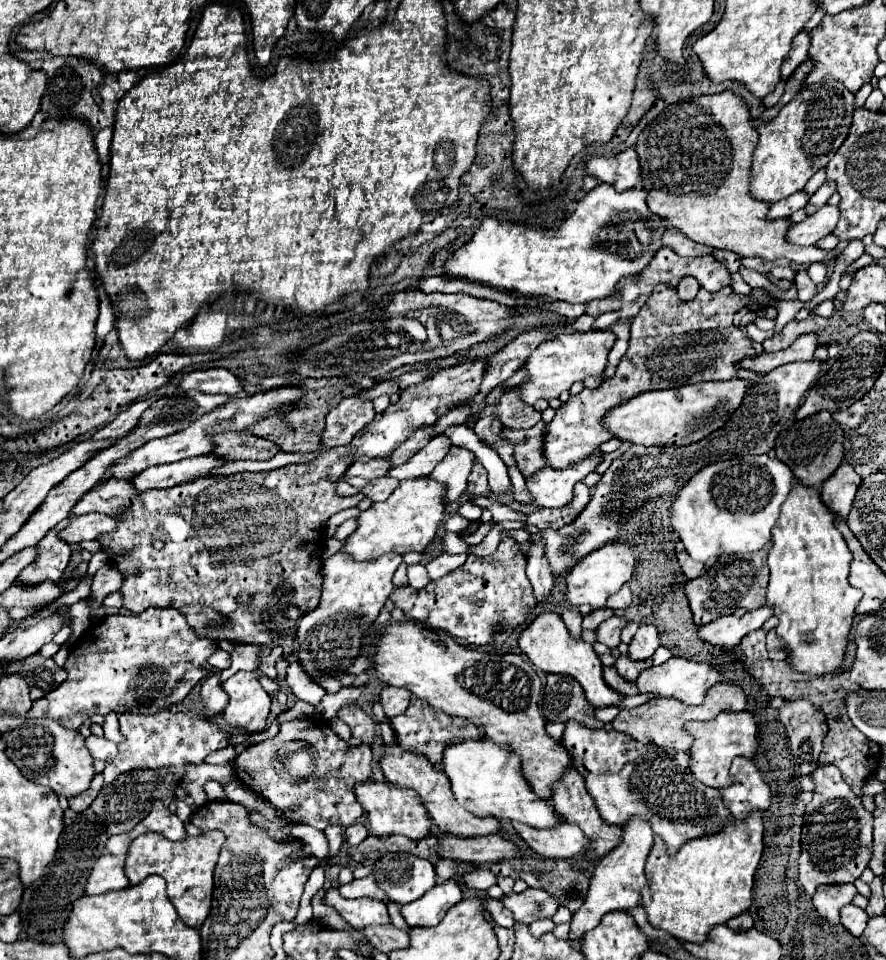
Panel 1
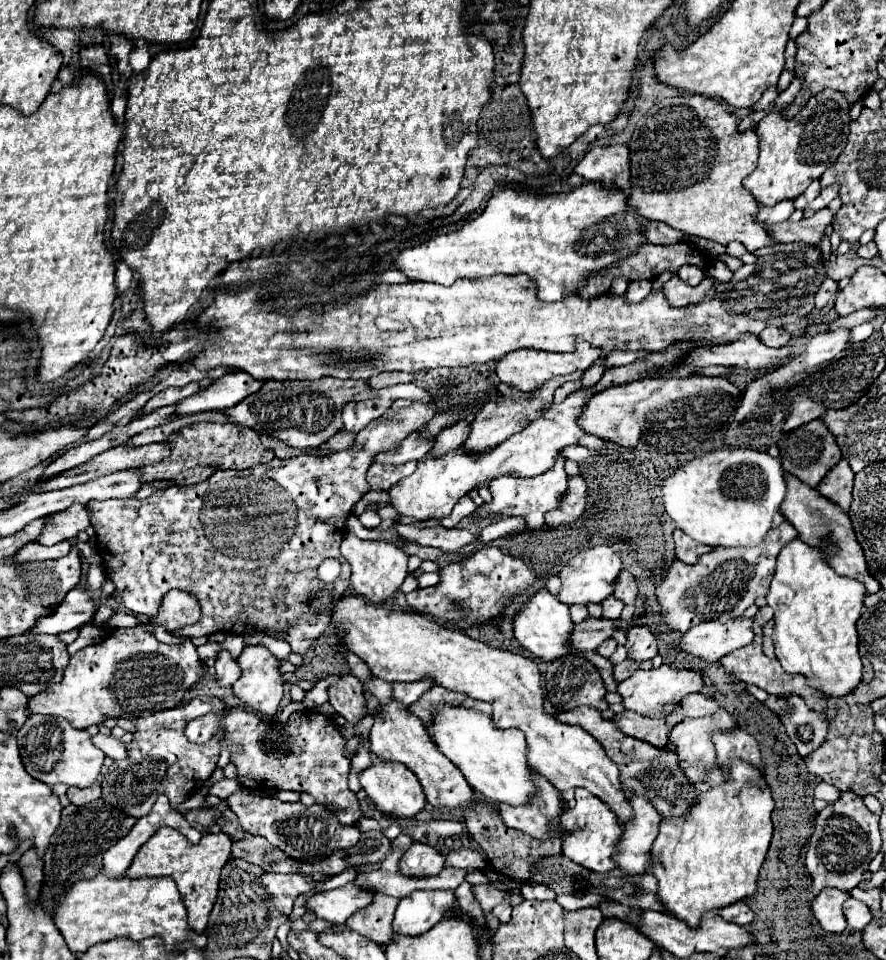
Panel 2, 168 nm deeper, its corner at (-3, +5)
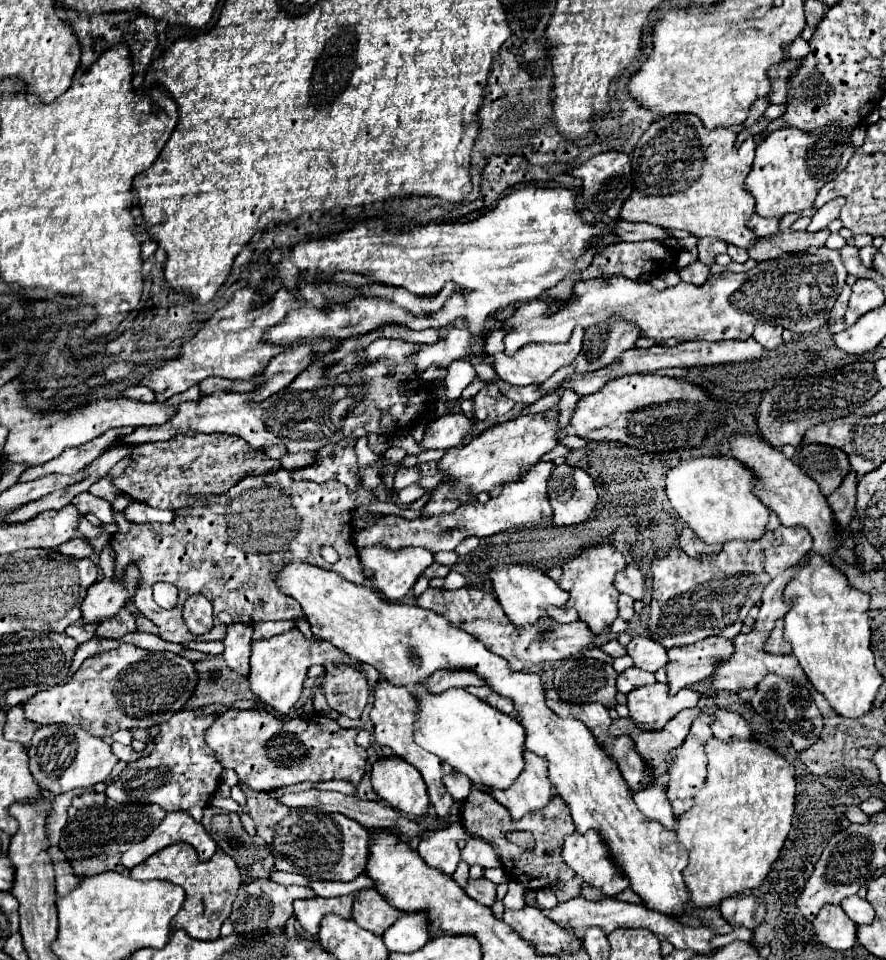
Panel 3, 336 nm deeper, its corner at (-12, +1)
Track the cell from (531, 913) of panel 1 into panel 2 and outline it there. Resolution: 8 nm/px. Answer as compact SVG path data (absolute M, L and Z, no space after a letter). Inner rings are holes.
M489 882L487 884L477 884L473 886L473 896L479 900L481 908L485 914L489 914L493 910L493 906L501 904L503 900L511 898L511 892L501 892L497 888L493 888Z

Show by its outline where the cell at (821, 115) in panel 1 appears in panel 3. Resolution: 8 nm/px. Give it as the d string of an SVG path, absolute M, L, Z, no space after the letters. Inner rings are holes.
M822 126L812 132L780 128L760 140L754 166L746 178L746 190L756 200L756 214L770 218L810 208L818 190L836 178L852 158L856 148L850 136L852 130L844 130L844 126Z

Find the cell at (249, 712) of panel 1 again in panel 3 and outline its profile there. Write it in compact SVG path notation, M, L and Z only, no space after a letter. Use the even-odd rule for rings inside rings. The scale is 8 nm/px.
M298 628L280 634L280 636L272 636L268 640L254 640L252 642L252 656L250 656L250 690L252 694L266 706L270 706L274 712L278 714L288 714L290 708L298 702L300 692L302 692L302 682L306 678L306 670L314 664L322 662L322 666L326 662L332 664L354 664L360 666L358 662L352 662L352 658L348 654L344 654L342 650L338 650L336 646L332 646L330 642L310 642L306 640Z

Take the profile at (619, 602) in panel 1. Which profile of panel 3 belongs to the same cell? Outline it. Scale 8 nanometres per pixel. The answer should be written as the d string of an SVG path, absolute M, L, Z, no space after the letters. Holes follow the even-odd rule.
M626 566L622 572L616 574L614 586L616 586L622 594L632 596L634 600L642 600L642 594L644 594L644 576L640 574L638 568Z

